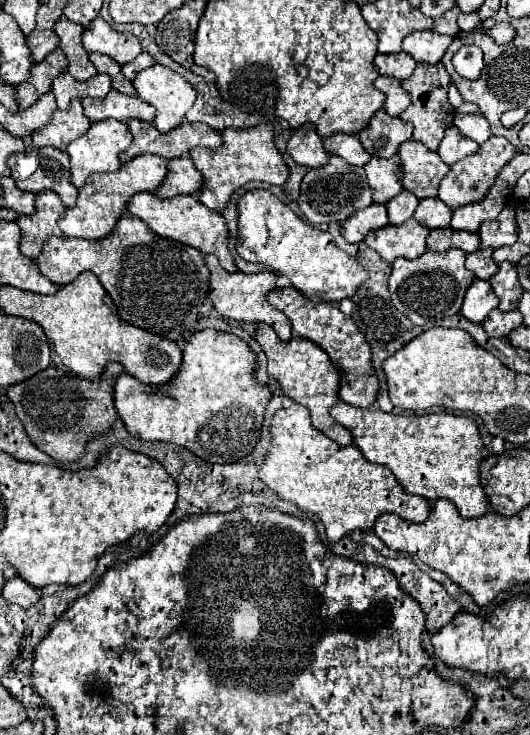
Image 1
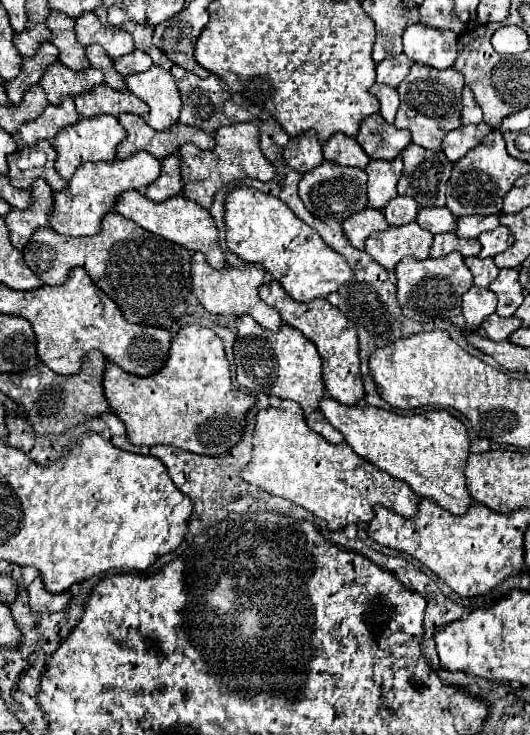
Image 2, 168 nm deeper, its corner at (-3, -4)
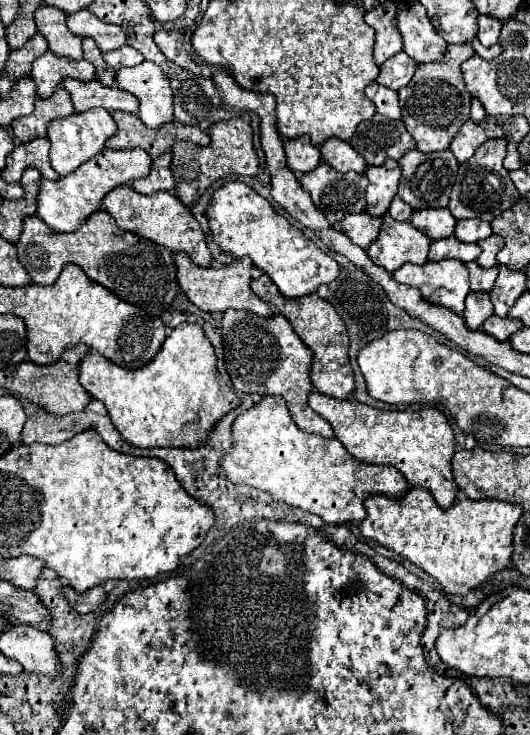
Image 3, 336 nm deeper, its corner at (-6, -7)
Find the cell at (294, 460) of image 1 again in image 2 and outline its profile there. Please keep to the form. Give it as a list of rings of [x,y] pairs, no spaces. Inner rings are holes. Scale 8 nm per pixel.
[[[281,400],[279,406],[269,406],[257,412],[253,454],[241,472],[241,478],[269,494],[287,498],[297,506],[307,508],[325,520],[329,530],[341,530],[351,522],[369,522],[373,518],[375,504],[395,510],[405,518],[411,518],[419,504],[419,496],[407,482],[397,480],[363,460],[347,442],[329,444],[313,432],[303,418],[301,406],[291,400]]]

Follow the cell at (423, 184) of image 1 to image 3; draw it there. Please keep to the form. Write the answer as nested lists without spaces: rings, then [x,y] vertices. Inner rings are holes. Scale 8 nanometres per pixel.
[[[410,149],[404,153],[404,157],[398,161],[402,167],[402,179],[398,187],[398,195],[402,201],[412,205],[414,209],[428,209],[428,207],[446,207],[450,187],[456,179],[458,161],[456,157],[446,149],[440,153],[420,153],[418,149]]]

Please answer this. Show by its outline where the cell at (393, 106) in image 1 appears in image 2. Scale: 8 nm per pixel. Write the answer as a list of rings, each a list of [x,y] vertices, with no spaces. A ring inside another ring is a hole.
[[[373,84],[373,86],[369,88],[369,92],[375,94],[375,98],[377,98],[379,104],[381,104],[381,108],[379,108],[381,116],[391,124],[391,122],[395,120],[397,110],[399,110],[397,90],[391,88],[391,86],[387,86],[387,84]]]

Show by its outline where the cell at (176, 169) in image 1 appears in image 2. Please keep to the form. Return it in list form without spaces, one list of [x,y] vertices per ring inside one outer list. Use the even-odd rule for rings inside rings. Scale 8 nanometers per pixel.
[[[171,154],[167,158],[161,160],[161,174],[159,178],[145,188],[145,196],[153,202],[163,202],[171,196],[177,196],[181,194],[183,190],[183,184],[181,184],[181,174],[179,174],[179,156],[177,154]]]

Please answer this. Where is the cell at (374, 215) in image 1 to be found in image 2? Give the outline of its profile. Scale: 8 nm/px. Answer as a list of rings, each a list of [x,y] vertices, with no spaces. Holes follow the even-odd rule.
[[[365,208],[343,222],[343,232],[357,250],[363,250],[365,240],[371,232],[381,232],[387,228],[389,228],[389,224],[387,224],[383,212],[375,210],[375,208]]]

